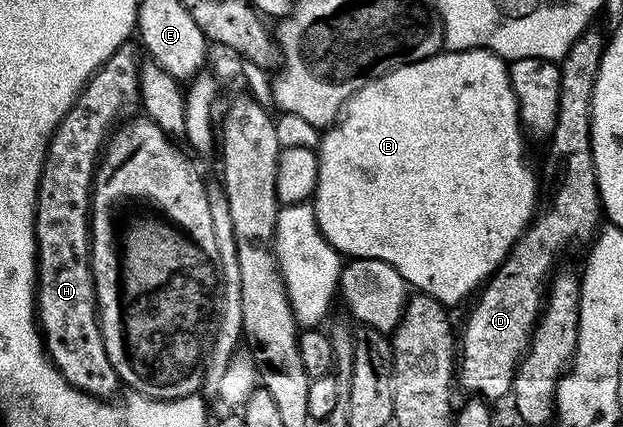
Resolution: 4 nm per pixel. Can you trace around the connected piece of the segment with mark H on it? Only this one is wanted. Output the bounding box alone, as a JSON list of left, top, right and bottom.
[36,42,141,398]

